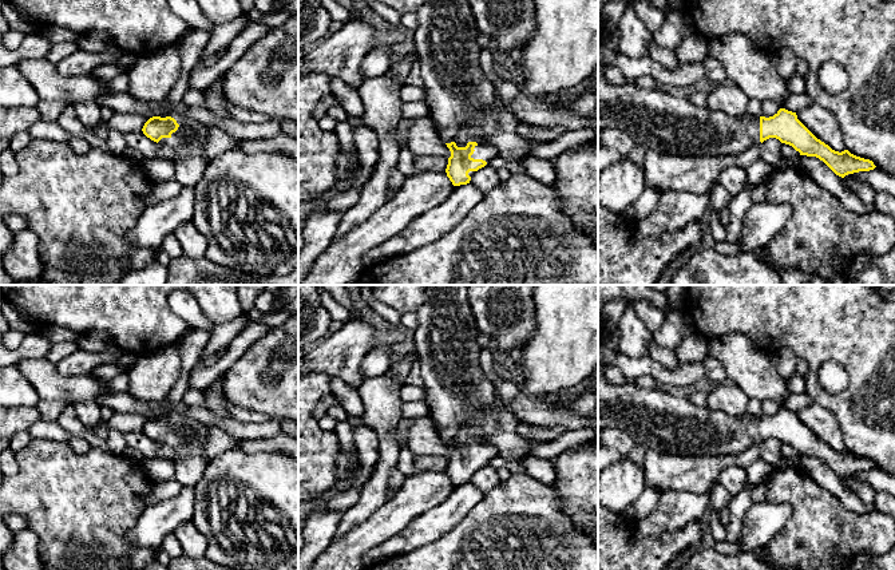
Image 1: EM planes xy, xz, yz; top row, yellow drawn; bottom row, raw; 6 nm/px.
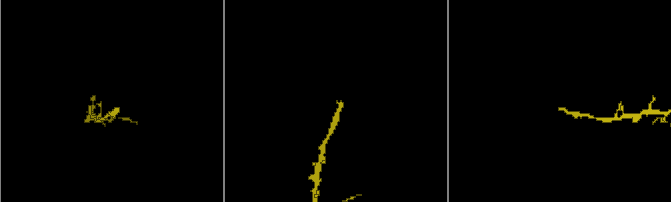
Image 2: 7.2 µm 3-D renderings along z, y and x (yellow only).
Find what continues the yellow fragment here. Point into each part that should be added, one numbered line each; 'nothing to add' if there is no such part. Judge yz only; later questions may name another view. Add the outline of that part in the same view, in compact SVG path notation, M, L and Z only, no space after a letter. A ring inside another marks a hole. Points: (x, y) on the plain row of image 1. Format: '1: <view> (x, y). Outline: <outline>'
1: yz (657, 420). Outline: M598 379L598 430L614 427L626 431L637 446L670 455L720 456L738 454L760 442L760 416L730 416L697 407L689 397L673 396L657 388L639 388L634 381L614 385Z

